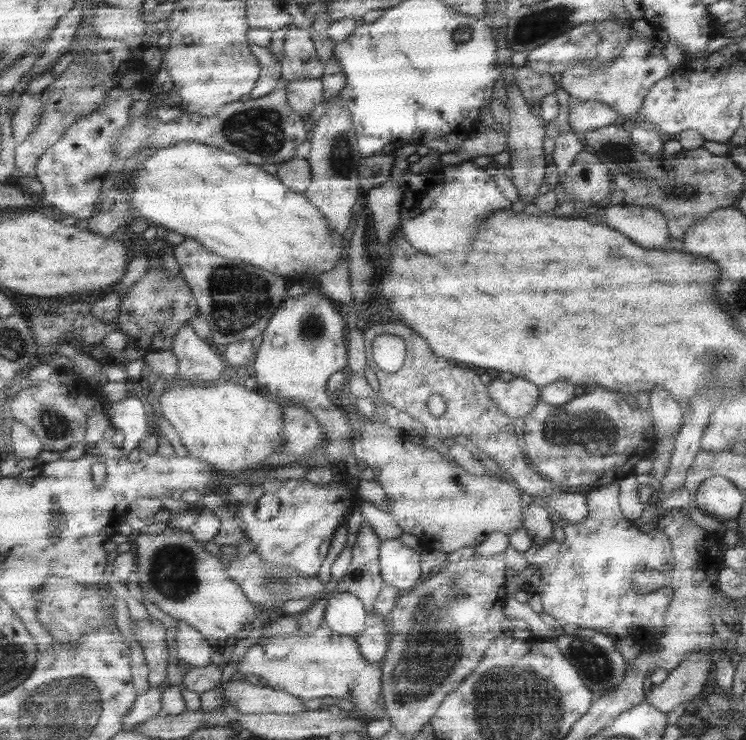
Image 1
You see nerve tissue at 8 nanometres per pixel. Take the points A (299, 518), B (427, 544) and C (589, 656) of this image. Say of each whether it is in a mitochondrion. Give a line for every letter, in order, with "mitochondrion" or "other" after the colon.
A: other
B: other
C: mitochondrion

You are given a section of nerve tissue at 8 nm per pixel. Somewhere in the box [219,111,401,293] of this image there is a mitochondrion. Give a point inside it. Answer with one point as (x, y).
(339, 157)

